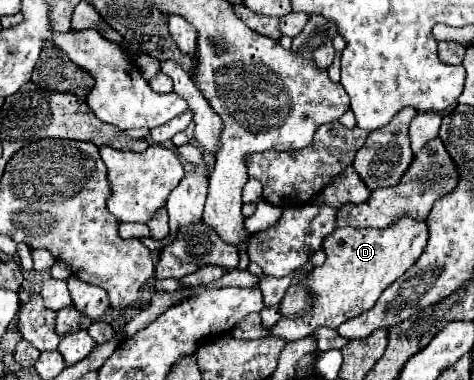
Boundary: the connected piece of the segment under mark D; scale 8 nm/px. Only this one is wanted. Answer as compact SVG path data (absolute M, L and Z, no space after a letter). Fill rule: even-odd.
M400 218L396 226L386 230L376 228L336 228L332 236L326 236L322 250L326 252L326 262L314 268L298 284L310 292L312 308L298 316L282 316L272 328L264 328L260 314L250 314L240 320L230 334L240 340L276 336L284 342L294 342L306 336L312 336L316 328L338 328L342 322L360 316L370 310L380 294L394 284L422 254L428 240L426 222L416 222L412 218Z

